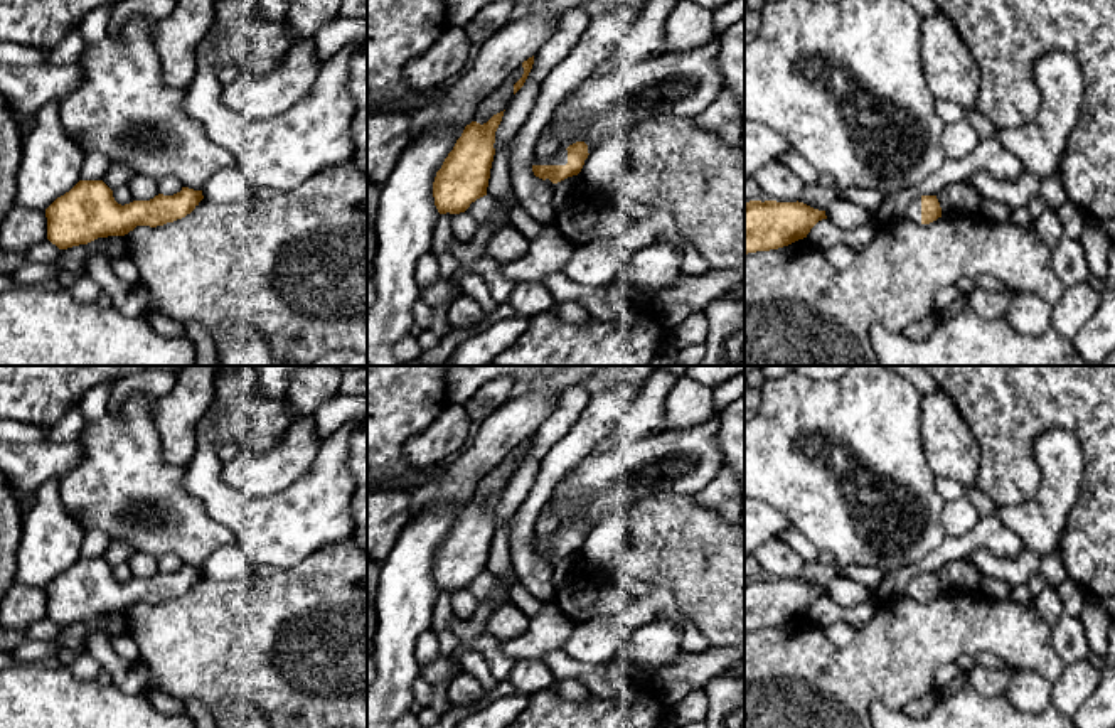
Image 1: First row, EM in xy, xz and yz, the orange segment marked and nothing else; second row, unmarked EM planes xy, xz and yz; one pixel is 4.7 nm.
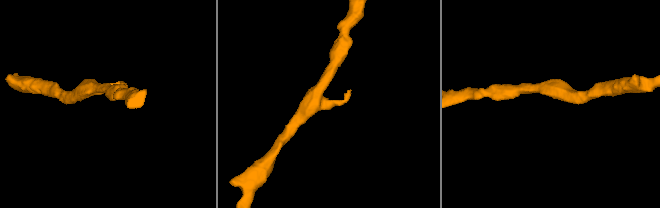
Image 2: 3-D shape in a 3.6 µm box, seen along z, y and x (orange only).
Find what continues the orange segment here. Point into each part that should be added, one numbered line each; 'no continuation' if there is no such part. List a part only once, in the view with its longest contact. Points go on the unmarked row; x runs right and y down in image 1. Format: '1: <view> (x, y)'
1: xz (561, 535)

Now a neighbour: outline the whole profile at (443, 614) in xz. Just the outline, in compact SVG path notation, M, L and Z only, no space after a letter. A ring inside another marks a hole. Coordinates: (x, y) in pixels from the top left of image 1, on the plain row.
M450 590L438 593L438 600L435 603L431 625L429 625L429 630L436 635L441 634L443 630L448 630L451 620L456 617L453 605L451 605L455 593L456 592L450 592Z

